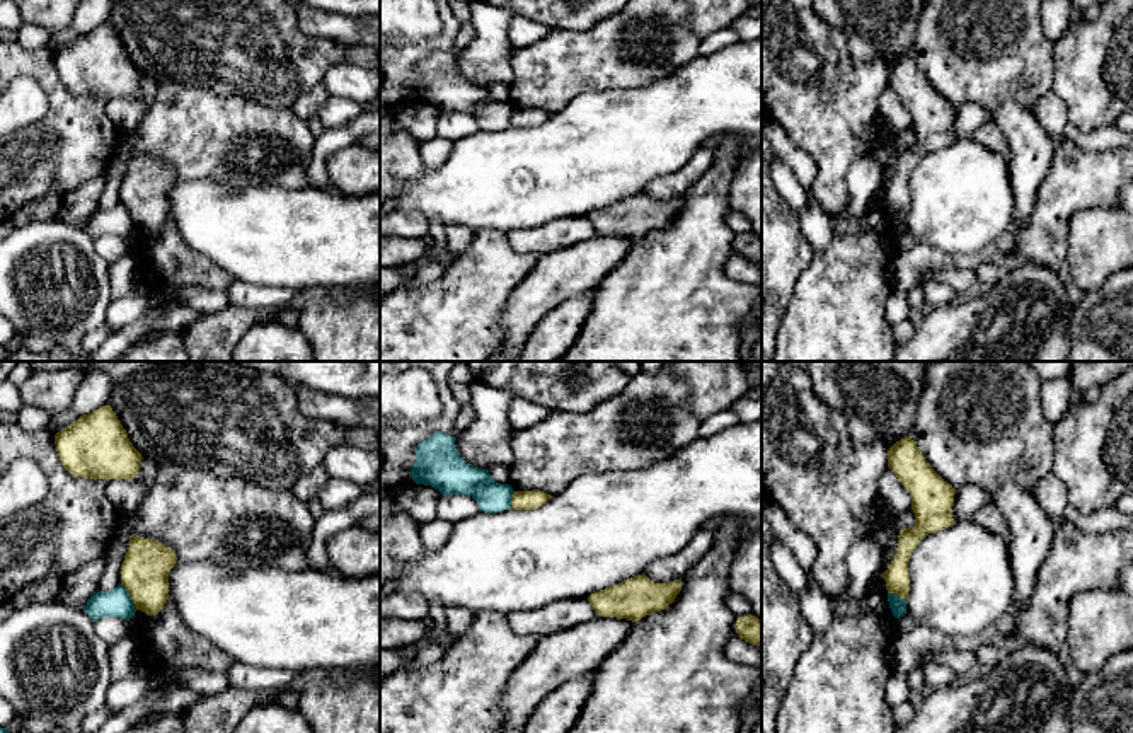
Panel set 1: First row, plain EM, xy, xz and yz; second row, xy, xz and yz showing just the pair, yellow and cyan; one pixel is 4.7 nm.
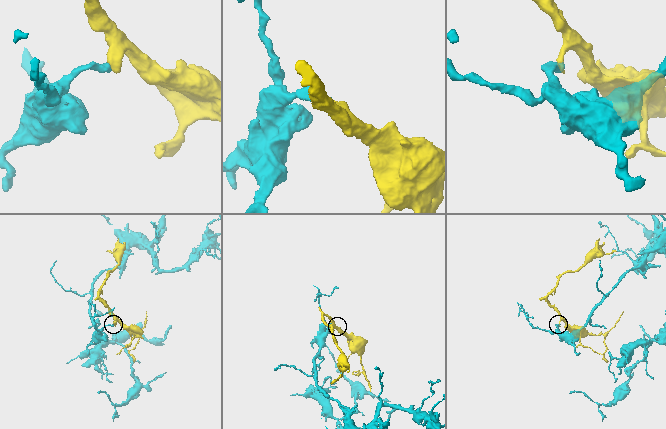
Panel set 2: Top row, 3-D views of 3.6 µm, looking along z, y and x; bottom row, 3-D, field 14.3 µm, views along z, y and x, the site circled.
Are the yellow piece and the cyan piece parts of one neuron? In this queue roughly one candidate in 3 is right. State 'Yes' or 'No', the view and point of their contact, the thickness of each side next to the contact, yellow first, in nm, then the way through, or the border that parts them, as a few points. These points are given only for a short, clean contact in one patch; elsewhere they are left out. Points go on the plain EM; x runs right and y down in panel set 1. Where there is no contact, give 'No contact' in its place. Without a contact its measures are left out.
No. Touches yellow at xy (130, 213). Thickness 220 nm (yellow) against 140 nm. Boundary: xy (121, 202), (137, 227)

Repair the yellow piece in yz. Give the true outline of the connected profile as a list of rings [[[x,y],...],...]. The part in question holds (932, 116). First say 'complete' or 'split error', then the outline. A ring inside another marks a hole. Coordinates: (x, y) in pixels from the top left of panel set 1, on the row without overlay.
complete; [[[912,55],[901,56],[888,68],[888,85],[910,111],[915,131],[915,141],[900,150],[896,172],[883,191],[888,211],[906,218],[910,174],[925,153],[956,141],[952,136],[956,106],[932,87]]]

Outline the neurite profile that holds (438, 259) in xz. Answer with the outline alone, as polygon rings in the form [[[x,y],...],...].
[[[431,244],[426,249],[426,257],[428,264],[421,268],[409,283],[404,285],[407,290],[423,290],[433,285],[438,278],[443,276],[446,266],[453,259],[453,254],[448,247],[441,251],[434,244]]]

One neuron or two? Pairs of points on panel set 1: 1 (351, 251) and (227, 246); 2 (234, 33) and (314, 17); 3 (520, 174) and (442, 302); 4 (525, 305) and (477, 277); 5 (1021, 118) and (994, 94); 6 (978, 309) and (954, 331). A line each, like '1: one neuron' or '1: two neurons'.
1: one neuron
2: two neurons
3: two neurons
4: two neurons
5: two neurons
6: one neuron

